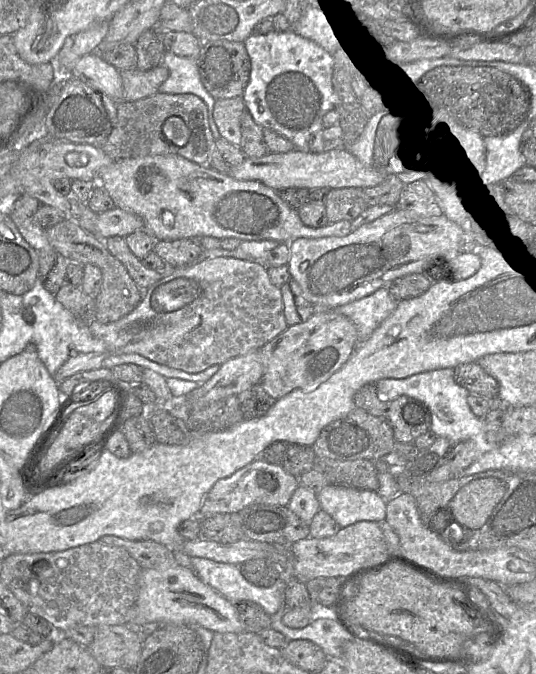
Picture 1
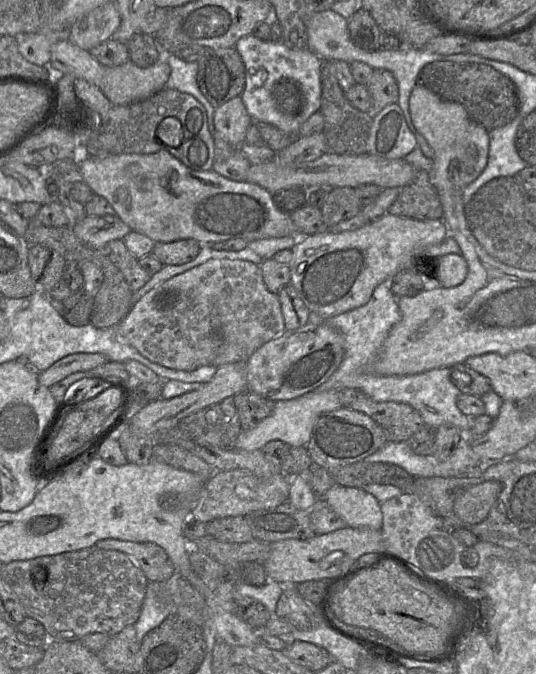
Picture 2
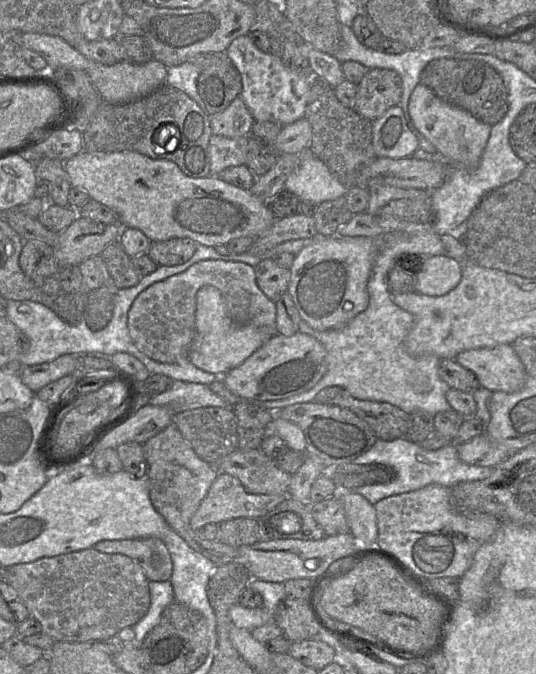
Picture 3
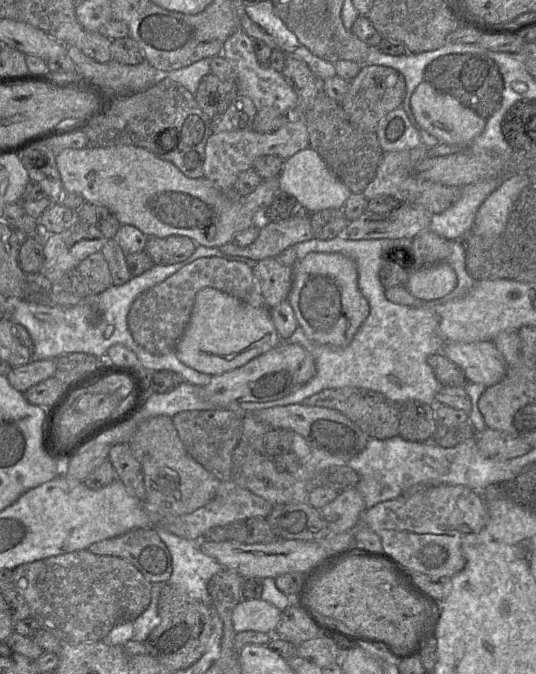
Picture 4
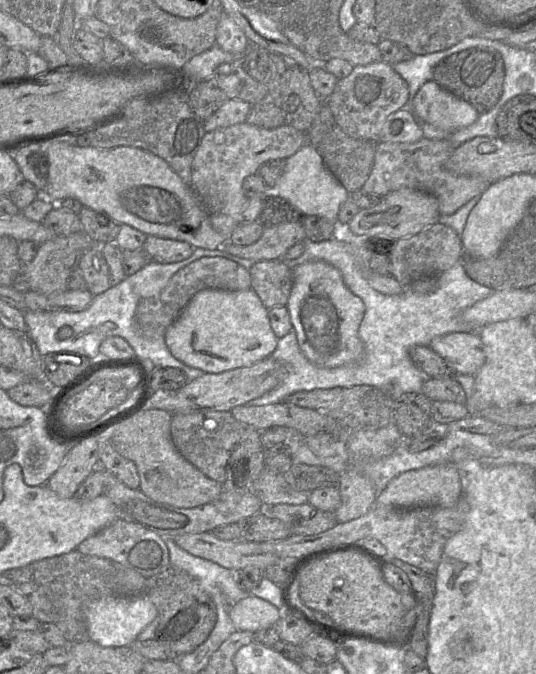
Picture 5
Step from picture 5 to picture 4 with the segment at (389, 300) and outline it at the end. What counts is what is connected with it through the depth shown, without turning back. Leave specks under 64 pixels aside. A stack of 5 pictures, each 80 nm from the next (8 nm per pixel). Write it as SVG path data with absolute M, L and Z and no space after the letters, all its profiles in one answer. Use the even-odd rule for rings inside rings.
M334 237L328 240L311 239L291 246L297 254L297 260L303 259L312 252L341 253L352 259L358 272L358 287L369 304L369 315L355 333L351 342L341 348L319 345L309 340L301 327L297 327L293 334L284 340L290 344L298 344L306 349L314 358L316 373L313 378L294 393L283 398L266 402L242 402L232 408L241 412L257 412L258 410L301 402L325 389L362 388L377 392L396 404L415 400L431 405L437 405L435 396L443 386L436 379L427 358L441 353L445 345L444 338L439 334L439 318L435 311L436 303L445 303L468 294L476 281L465 271L460 261L447 262L455 271L457 285L453 291L435 301L424 301L424 304L411 307L396 304L385 296L385 288L381 284L379 272L385 259L389 259L389 252L393 250L411 249L413 238L351 240Z

